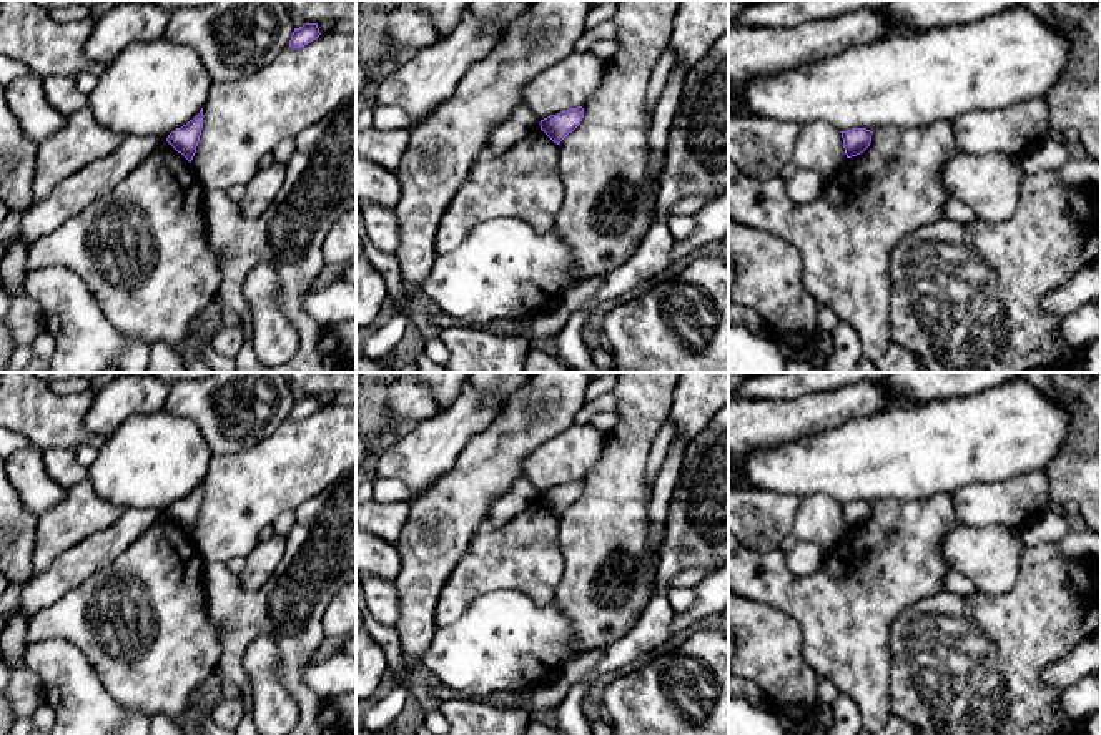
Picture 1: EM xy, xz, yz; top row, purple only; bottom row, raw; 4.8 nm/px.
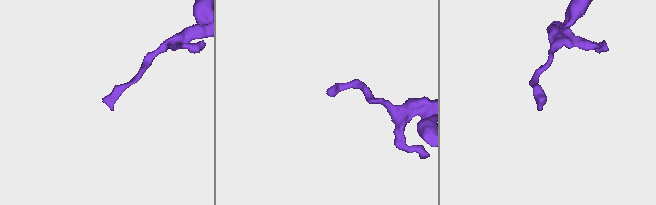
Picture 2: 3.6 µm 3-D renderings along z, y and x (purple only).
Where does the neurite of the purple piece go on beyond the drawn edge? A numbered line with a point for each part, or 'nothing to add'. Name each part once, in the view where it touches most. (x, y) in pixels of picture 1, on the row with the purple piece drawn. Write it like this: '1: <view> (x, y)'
nothing to add

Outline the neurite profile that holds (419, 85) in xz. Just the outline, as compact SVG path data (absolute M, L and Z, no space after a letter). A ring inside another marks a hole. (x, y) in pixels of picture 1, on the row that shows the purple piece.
M467 7L461 22L446 38L439 38L434 45L419 50L412 60L379 80L373 91L366 91L364 96L368 98L368 105L401 106L409 116L409 126L406 130L411 131L436 106L454 95L467 68L481 58L486 58L497 43L497 30L481 22Z

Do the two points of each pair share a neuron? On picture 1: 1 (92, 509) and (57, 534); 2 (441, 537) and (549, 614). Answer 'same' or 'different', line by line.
1: same
2: different

